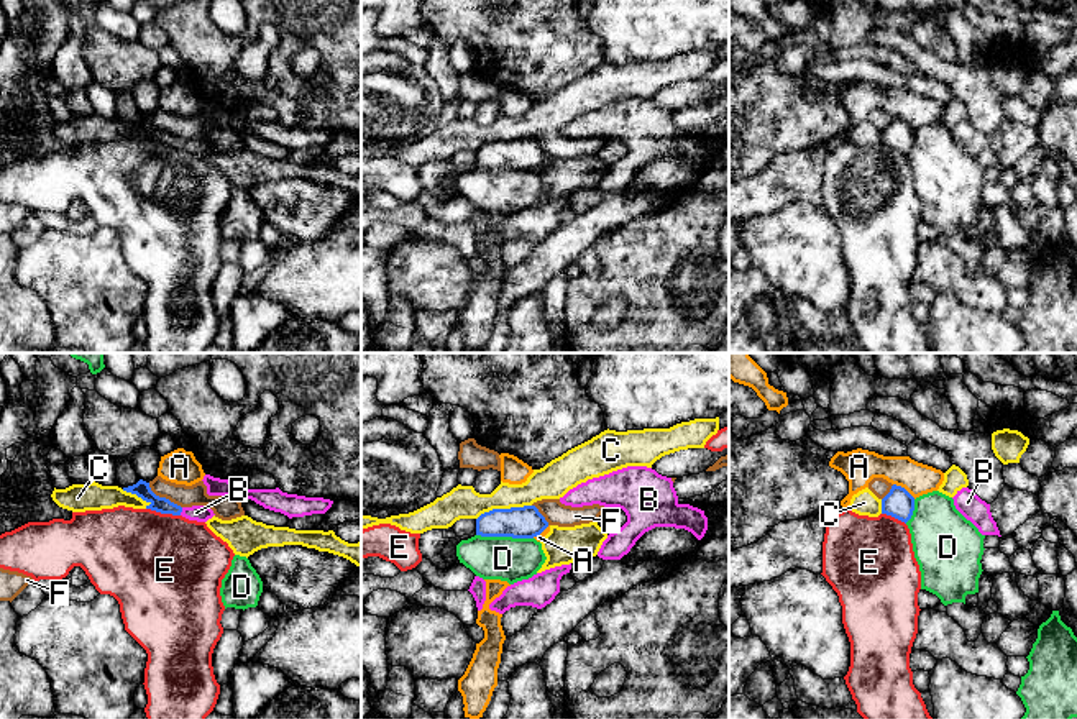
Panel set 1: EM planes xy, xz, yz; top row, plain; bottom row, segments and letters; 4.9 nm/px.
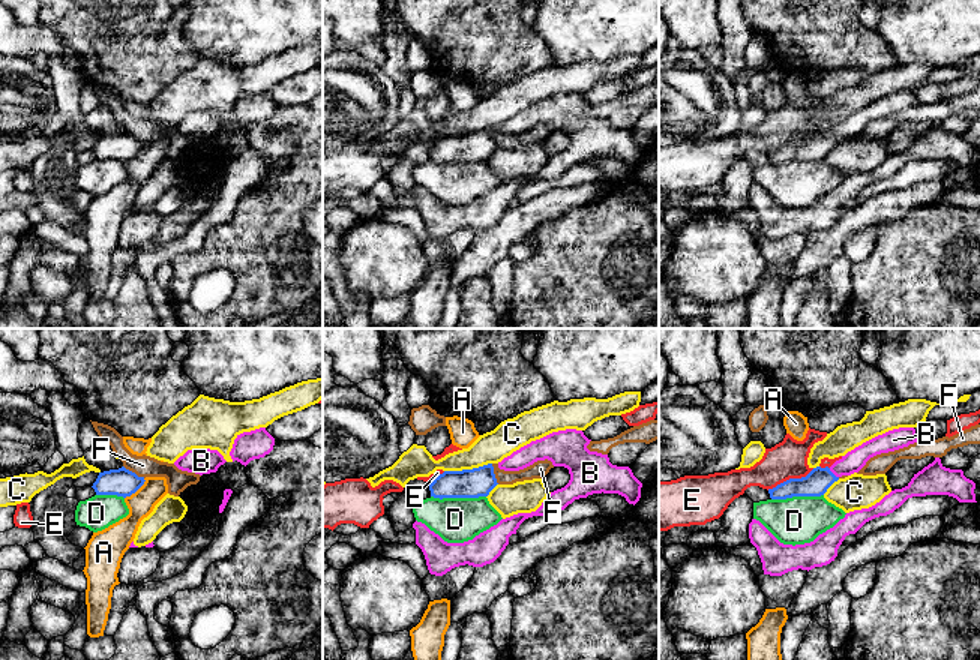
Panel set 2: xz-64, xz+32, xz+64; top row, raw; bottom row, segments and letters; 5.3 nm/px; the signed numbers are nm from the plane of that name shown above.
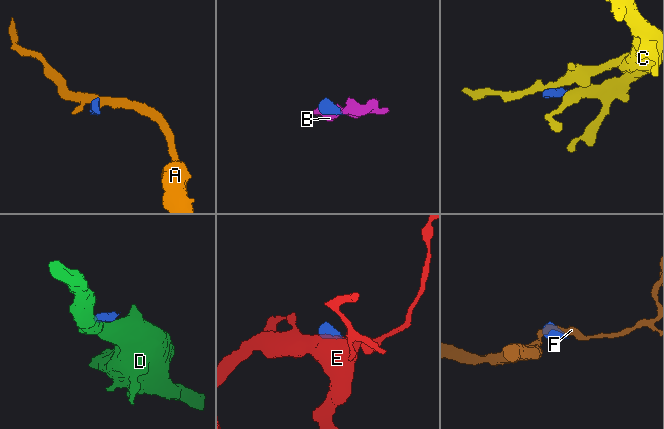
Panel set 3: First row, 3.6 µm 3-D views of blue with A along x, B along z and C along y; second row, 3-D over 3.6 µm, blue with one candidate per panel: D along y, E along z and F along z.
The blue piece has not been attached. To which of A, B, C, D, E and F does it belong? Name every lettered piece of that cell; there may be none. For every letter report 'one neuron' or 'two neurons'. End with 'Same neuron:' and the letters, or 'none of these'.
A: two neurons
B: one neuron
C: two neurons
D: two neurons
E: two neurons
F: two neurons
Same neuron: B

